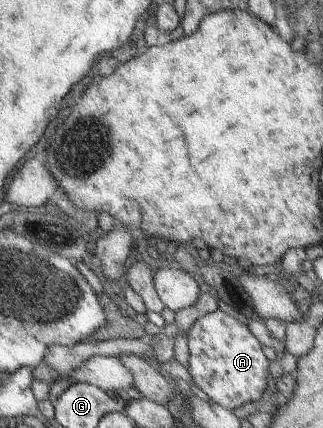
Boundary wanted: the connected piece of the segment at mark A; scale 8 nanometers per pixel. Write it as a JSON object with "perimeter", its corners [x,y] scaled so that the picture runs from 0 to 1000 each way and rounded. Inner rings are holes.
{"perimeter":[[[684,724],[616,743],[582,776],[585,853],[594,890],[650,937],[721,958],[759,942],[802,937],[833,876],[833,848],[802,797],[728,741]]]}

